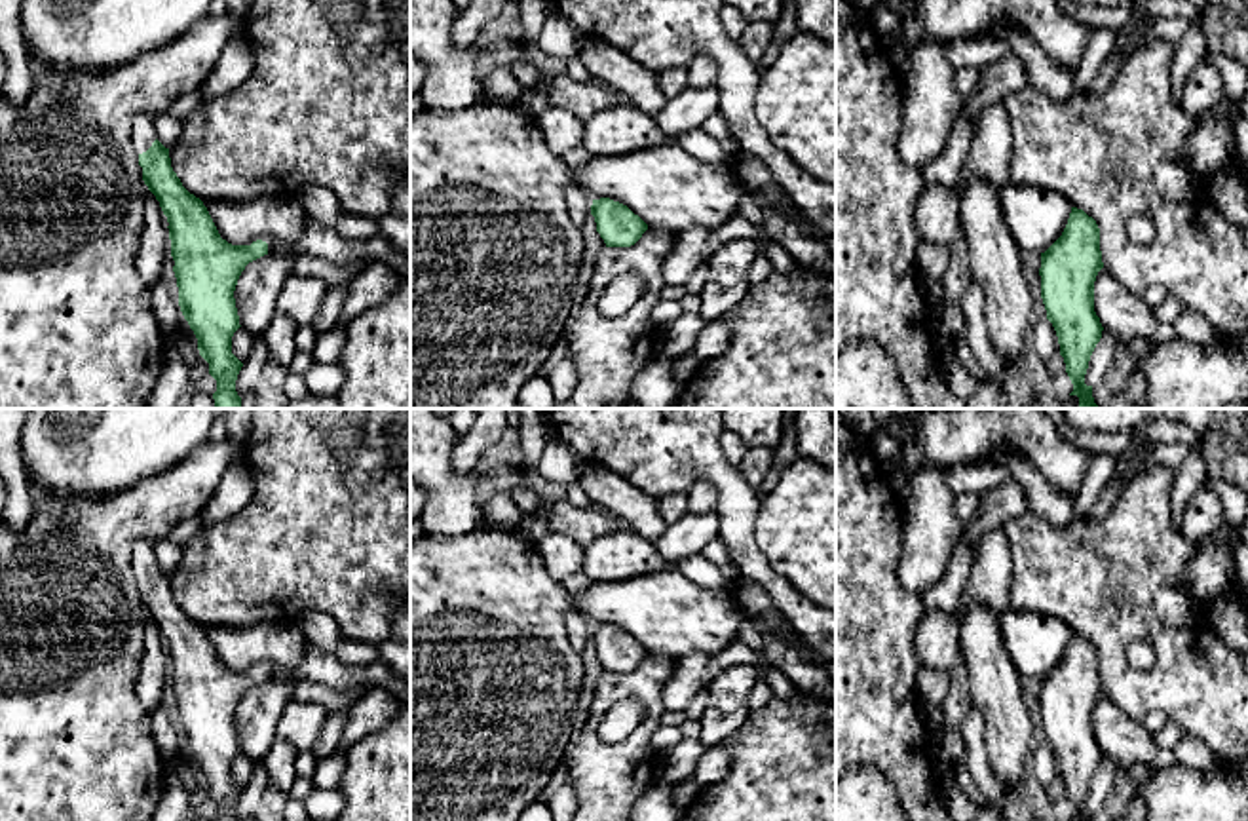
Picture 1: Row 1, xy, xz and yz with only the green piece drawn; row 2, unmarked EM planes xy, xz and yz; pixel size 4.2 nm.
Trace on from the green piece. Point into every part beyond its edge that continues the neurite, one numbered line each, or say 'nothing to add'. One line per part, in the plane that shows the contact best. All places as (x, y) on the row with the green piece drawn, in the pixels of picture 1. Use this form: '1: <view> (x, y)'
1: xy (143, 135)

